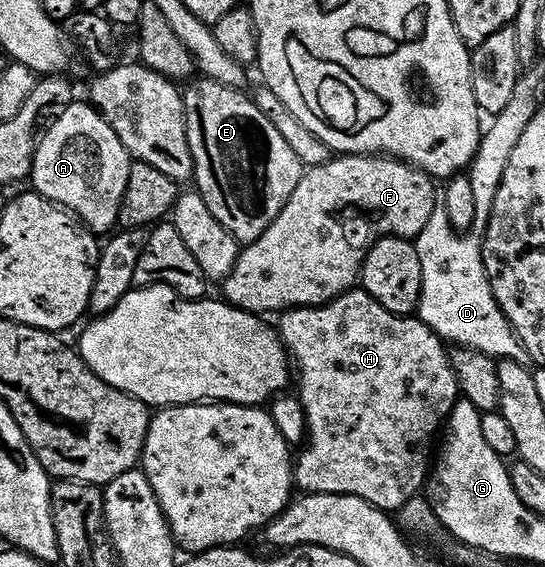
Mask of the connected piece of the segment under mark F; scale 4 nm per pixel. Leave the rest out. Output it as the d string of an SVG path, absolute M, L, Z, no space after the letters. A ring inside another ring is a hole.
M383 154L329 157L327 162L309 166L301 173L294 192L290 192L290 200L282 204L282 212L274 216L270 228L241 249L234 268L222 279L223 301L261 316L329 302L357 285L364 257L379 238L415 239L437 205L438 186L432 175L409 162Z

